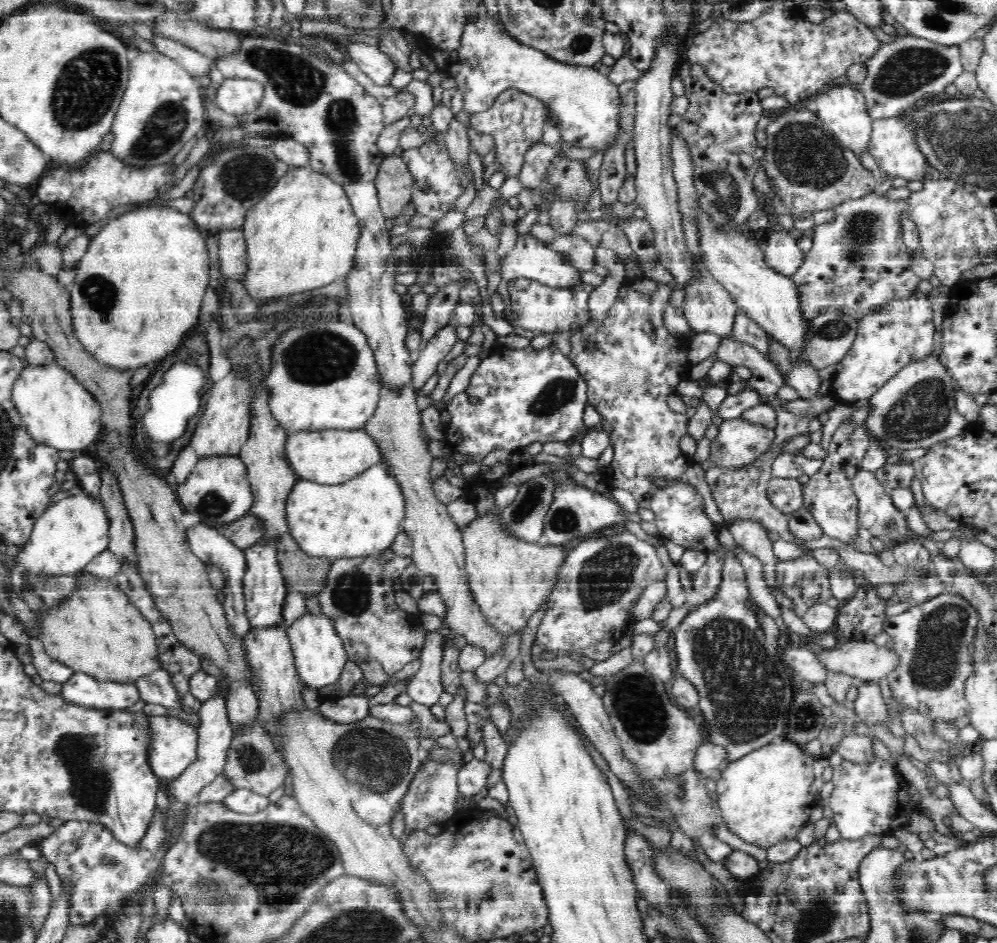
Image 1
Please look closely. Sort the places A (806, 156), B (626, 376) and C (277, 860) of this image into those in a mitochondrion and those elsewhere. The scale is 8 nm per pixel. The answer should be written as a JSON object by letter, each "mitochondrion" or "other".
{"A":"mitochondrion","B":"mitochondrion","C":"mitochondrion"}

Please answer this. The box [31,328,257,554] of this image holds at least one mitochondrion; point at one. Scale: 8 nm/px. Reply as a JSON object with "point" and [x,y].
{"point":[213,506]}

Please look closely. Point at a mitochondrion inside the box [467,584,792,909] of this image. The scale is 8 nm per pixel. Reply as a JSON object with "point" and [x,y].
{"point":[636,704]}

